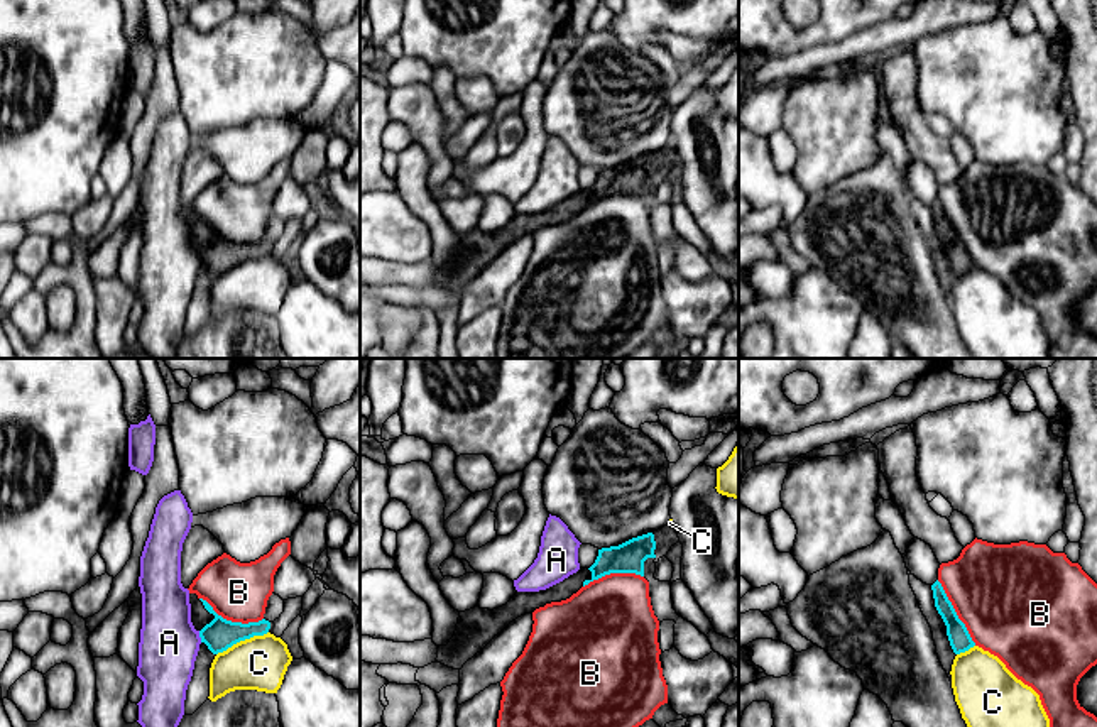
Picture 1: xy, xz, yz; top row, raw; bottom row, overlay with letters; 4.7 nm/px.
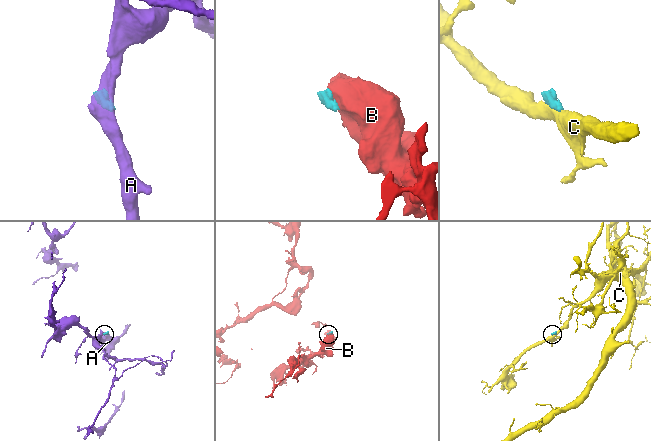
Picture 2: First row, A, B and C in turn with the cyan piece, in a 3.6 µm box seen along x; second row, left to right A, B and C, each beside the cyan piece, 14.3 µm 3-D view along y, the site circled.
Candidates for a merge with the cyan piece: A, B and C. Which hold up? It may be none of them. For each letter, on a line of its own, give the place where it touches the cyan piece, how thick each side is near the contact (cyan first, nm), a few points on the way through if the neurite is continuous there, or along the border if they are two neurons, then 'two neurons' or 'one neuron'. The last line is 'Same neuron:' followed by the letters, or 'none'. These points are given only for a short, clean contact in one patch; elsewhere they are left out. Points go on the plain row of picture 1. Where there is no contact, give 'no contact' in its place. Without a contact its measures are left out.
A: xy (200, 257) | 150/280 nm | two neurons
B: xy (230, 242) | 150/280 nm | along xy (200, 218), (227, 240), (242, 244), (262, 240) | two neurons
C: xy (242, 261) | 150/260 nm | along xy (267, 252), (240, 261), (217, 276) | two neurons
Same neuron: none

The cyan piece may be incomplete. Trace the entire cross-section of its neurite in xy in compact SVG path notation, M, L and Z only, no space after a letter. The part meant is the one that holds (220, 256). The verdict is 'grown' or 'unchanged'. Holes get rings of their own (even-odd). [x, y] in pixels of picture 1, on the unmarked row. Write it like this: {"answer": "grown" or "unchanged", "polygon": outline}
{"answer": "grown", "polygon": "M189 215L189 225L191 243L199 254L201 264L205 264L213 276L223 274L233 265L254 257L264 257L270 250L270 243L265 240L248 245L226 242L196 215Z"}

